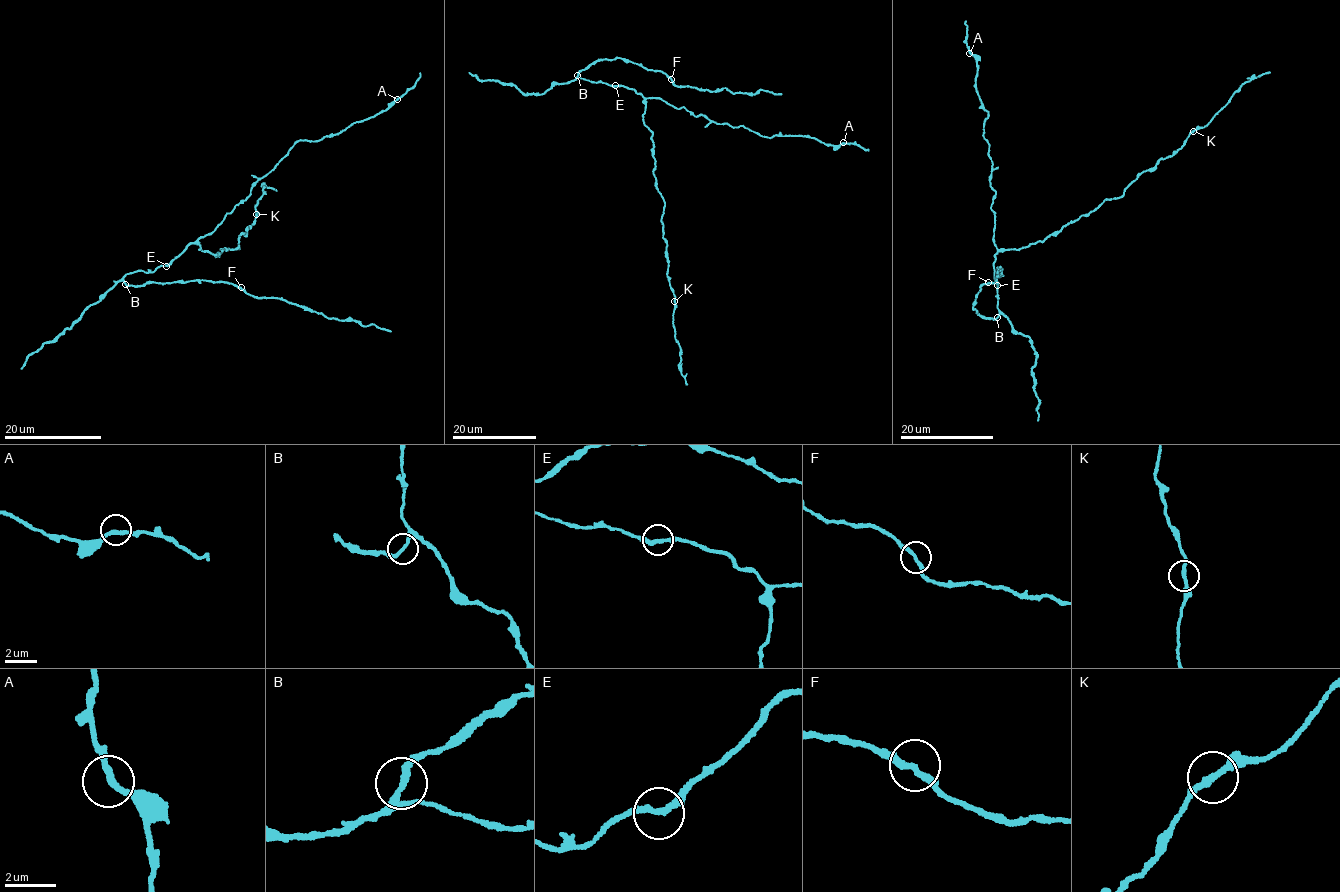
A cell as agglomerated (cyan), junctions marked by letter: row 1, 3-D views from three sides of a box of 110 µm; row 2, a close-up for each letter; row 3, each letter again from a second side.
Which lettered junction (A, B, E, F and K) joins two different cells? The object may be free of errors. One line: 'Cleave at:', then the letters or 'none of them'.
Cleave at: none of them

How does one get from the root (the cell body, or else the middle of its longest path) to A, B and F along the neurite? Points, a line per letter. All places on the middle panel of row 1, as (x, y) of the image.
A: (636, 92), (684, 107), (695, 116), (743, 126), (769, 138), (808, 136), (831, 145), (843, 142)
B: (636, 92), (622, 86), (610, 86), (603, 82), (577, 78), (577, 75)
F: (636, 92), (622, 86), (610, 86), (576, 77), (596, 61), (621, 57), (648, 69), (661, 70), (671, 79)

